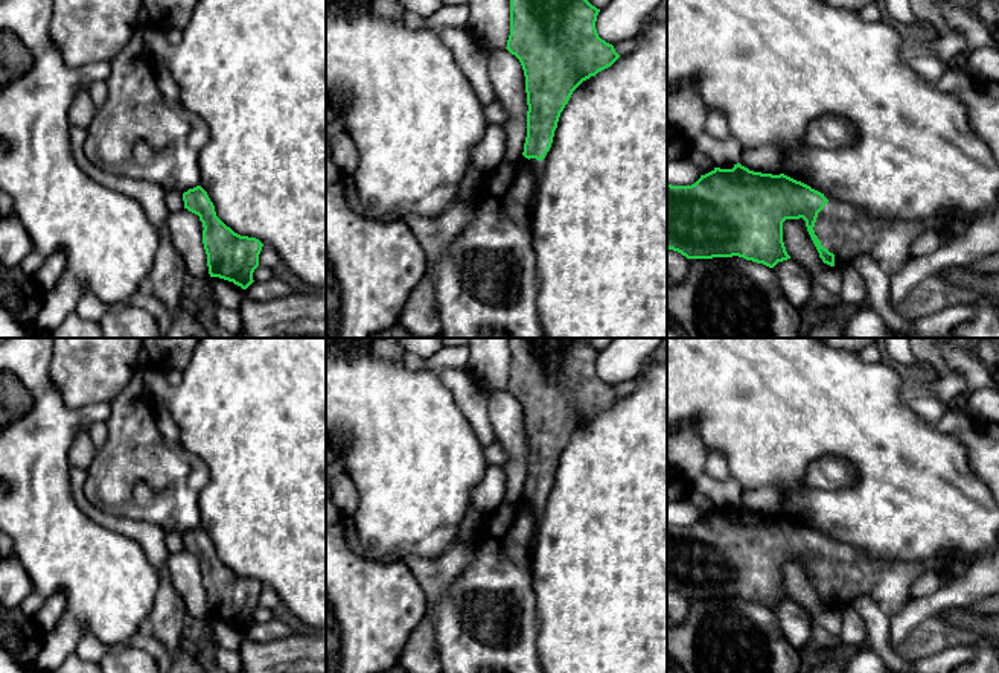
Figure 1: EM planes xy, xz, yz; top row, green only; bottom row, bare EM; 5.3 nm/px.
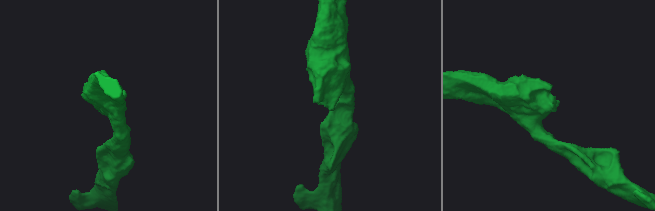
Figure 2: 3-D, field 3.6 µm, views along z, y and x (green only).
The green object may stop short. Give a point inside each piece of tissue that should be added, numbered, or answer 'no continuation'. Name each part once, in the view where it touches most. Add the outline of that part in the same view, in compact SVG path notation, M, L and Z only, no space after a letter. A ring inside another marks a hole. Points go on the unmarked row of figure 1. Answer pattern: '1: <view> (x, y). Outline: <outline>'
1: yz (842, 571). Outline: M828 542L818 554L813 571L821 586L835 595L835 608L850 606L856 597L868 594L892 617L914 598L911 586L924 566L918 562L865 559L851 547Z

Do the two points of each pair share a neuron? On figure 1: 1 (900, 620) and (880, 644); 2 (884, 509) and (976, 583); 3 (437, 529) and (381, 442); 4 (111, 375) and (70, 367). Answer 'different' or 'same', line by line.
1: different
2: different
3: same
4: same

